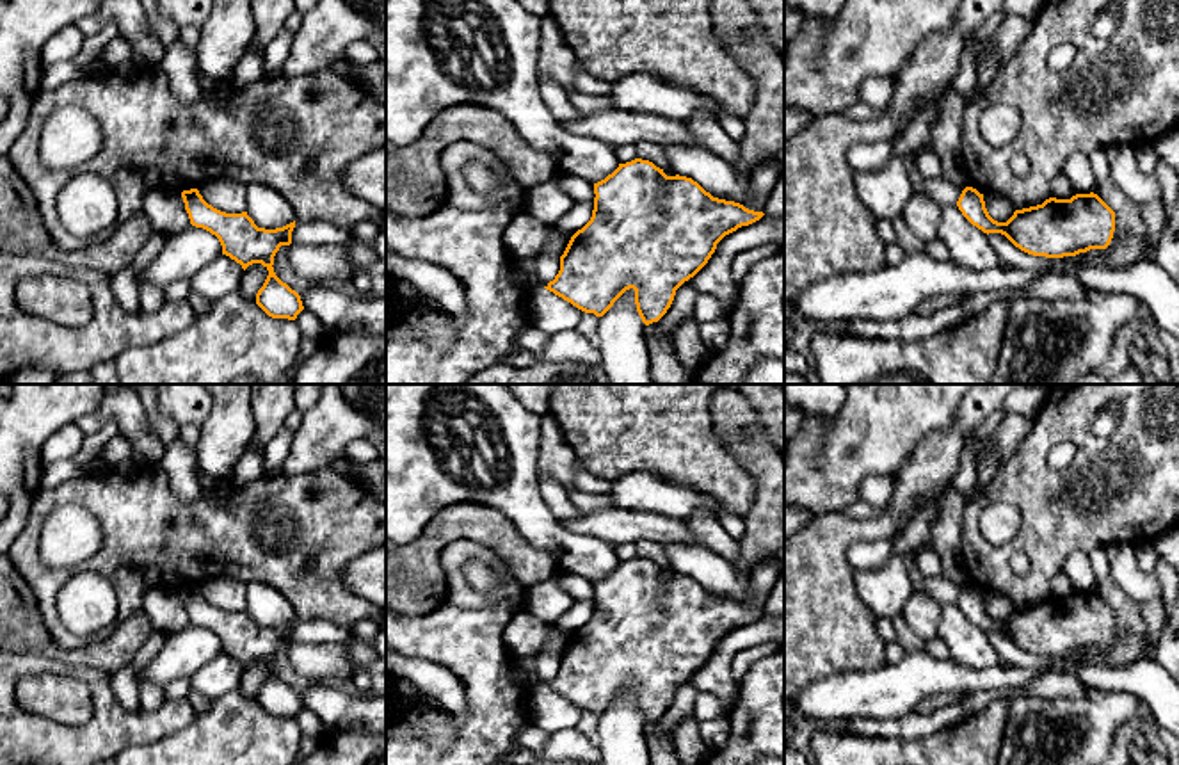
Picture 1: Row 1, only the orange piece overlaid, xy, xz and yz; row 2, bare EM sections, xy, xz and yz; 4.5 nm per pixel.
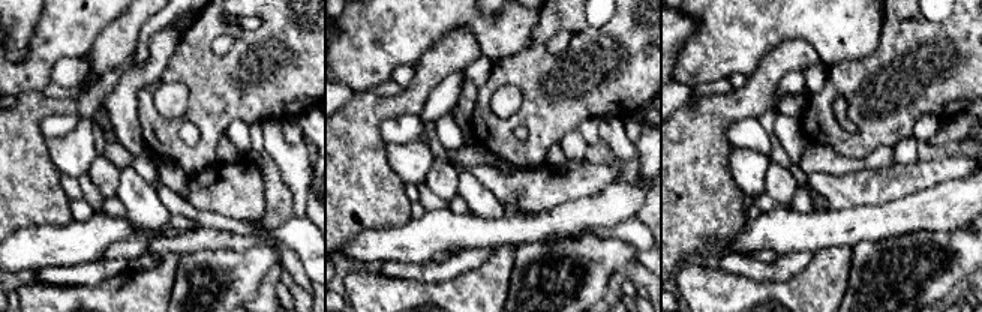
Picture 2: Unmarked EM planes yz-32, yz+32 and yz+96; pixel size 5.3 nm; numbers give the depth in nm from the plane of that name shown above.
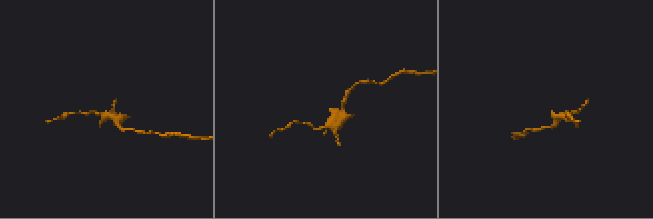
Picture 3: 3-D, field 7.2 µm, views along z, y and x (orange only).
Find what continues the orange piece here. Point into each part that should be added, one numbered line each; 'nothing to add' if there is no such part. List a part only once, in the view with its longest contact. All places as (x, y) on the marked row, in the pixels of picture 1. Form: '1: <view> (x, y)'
nothing to add

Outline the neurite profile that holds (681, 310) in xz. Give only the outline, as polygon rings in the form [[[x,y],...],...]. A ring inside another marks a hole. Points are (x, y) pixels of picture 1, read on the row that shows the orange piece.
[[[694,278],[685,281],[674,295],[667,313],[658,320],[658,333],[674,340],[679,326],[695,326],[694,302],[701,294],[694,288]]]

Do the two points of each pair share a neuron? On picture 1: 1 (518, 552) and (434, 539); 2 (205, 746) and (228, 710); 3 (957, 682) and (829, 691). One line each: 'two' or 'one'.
1: one
2: one
3: one

